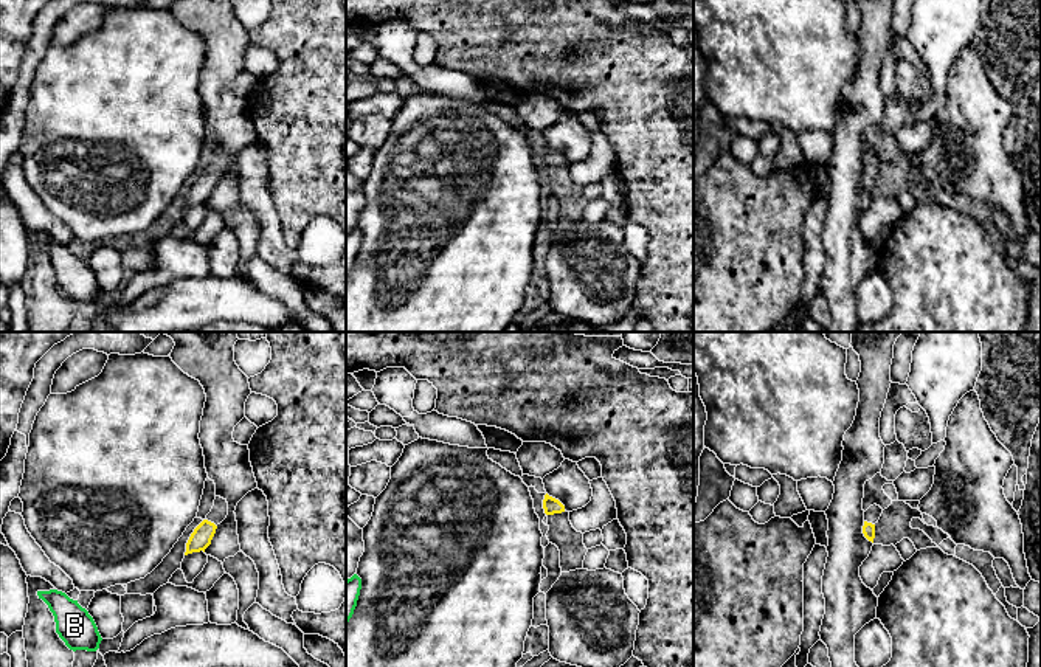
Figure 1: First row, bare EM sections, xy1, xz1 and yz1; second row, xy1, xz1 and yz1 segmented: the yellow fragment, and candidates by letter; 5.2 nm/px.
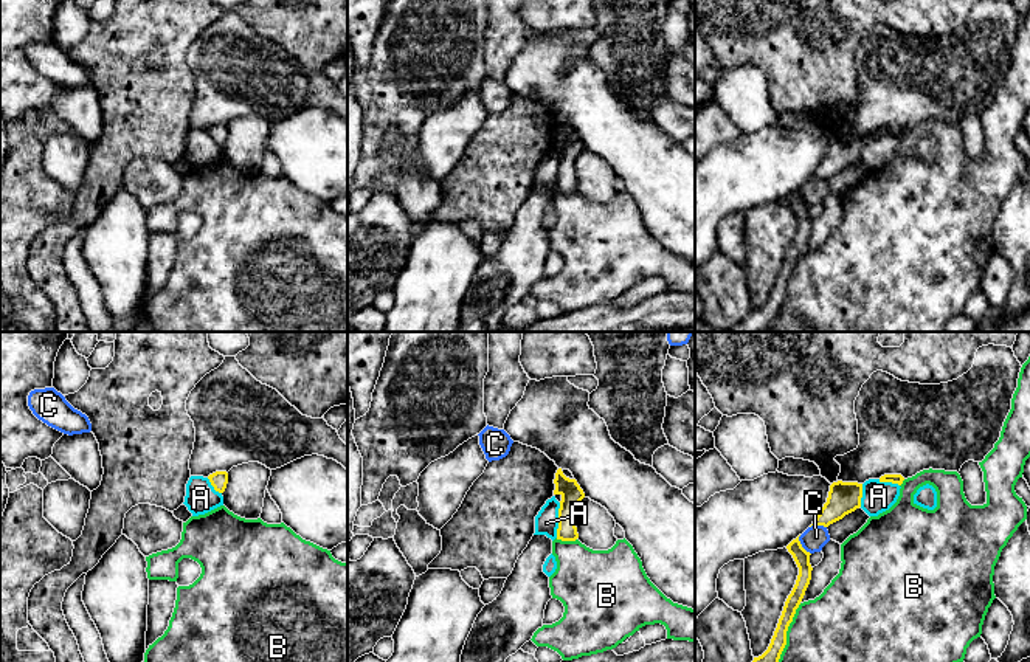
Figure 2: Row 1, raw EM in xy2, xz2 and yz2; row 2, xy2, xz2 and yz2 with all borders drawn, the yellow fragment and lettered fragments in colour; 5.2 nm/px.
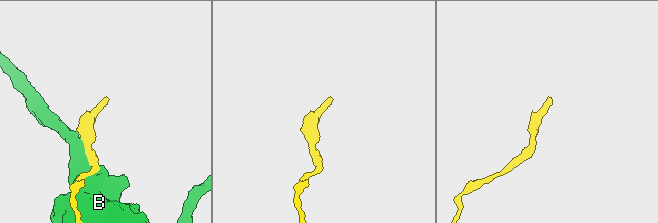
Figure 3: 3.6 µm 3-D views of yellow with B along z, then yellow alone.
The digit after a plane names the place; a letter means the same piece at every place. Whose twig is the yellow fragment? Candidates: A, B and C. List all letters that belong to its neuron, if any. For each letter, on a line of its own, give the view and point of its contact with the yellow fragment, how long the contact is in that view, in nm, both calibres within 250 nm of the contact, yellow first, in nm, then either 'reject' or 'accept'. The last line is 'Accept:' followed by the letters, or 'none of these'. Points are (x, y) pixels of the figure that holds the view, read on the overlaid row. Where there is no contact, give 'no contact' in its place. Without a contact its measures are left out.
A: meets yellow in xz2 at (559, 520); contact 190 nm long; 110 nm thick on the yellow side, 130 nm on the other; reject
B: meets yellow in yz2 at (785, 633); contact 320 nm long; 80 nm thick on the yellow side, 360 nm on the other; reject
C: meets yellow in yz2 at (801, 544); contact 120 nm long; 80 nm thick on the yellow side, 120 nm on the other; reject
Accept: none of these

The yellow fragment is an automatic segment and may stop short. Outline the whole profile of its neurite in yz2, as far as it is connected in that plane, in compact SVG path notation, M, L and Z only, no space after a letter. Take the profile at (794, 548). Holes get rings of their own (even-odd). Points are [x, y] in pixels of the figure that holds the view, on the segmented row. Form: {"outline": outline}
{"outline": "M799 536L796 540L793 540L788 546L786 546L788 552L793 555L797 567L799 567L799 575L796 580L796 584L791 591L791 594L788 595L782 615L779 619L777 628L774 631L774 636L771 639L771 643L768 646L768 650L759 656L754 657L752 662L779 662L780 654L786 645L786 631L790 623L793 622L793 617L796 614L796 609L799 608L805 591L810 584L811 580L811 564L810 564L810 552L807 552L800 541Z"}

